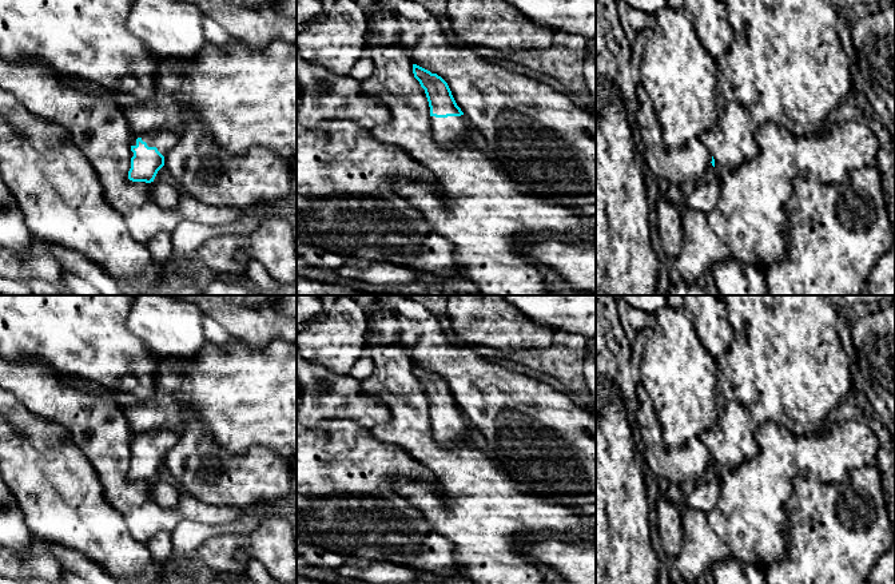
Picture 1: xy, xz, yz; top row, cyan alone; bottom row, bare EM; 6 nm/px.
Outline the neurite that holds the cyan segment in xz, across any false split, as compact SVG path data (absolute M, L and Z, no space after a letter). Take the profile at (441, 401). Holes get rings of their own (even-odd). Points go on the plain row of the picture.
M413 363L413 373L425 389L429 401L434 441L450 446L469 440L472 425L457 405L448 382L417 363Z

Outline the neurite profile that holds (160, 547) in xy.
M159 532L156 533L147 544L147 549L150 551L152 559L166 565L166 563L175 556L172 547L172 536L170 532Z

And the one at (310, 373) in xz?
M298 349L297 378L305 384L297 409L297 420L305 426L338 417L371 429L391 420L389 404L378 396L366 394L361 381L305 359Z

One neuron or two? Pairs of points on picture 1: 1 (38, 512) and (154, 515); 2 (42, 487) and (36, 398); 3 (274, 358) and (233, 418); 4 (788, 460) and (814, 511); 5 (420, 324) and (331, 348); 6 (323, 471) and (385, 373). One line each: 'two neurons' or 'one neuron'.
1: two neurons
2: two neurons
3: one neuron
4: two neurons
5: two neurons
6: two neurons

